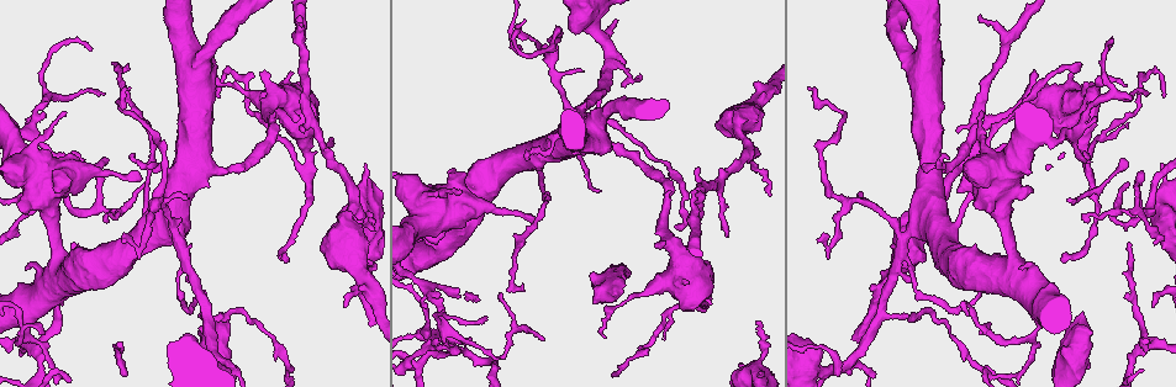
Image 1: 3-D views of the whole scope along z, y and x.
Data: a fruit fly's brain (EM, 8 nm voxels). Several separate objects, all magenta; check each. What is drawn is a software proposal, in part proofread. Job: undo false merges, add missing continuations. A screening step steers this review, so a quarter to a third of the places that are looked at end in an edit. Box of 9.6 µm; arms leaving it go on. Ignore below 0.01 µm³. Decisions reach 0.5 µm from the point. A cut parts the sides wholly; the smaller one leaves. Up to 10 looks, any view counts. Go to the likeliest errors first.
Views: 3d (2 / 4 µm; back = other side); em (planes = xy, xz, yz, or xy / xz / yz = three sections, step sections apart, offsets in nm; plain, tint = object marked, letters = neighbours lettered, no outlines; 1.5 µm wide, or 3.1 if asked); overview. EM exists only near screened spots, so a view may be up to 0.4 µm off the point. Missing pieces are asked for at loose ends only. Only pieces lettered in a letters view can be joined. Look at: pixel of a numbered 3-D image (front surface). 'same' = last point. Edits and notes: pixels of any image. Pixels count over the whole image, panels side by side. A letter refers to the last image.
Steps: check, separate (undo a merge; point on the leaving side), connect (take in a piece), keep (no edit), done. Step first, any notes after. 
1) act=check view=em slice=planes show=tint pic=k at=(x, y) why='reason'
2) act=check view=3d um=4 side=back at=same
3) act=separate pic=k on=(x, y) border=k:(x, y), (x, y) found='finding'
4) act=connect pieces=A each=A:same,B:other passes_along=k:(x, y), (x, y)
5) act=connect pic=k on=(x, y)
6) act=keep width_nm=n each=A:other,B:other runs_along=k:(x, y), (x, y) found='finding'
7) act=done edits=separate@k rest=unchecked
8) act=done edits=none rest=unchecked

act=check view=em slice=yz step=8 show=letters pic=1 at=(344, 304) why='an open end'

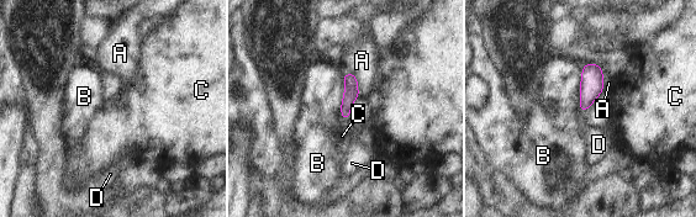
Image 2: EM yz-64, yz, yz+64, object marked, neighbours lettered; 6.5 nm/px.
act=check view=em slice=planes show=letters at=same

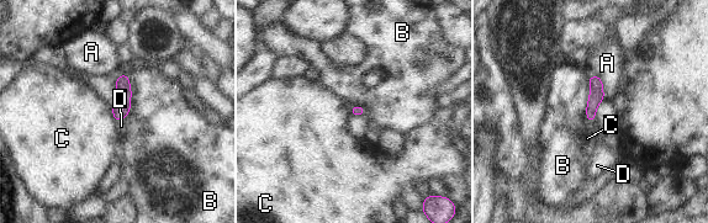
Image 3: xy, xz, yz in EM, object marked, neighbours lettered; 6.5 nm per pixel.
act=connect pic=3 on=(121, 126) each=A:other,B:other,C:other,D:same passes_along=3:(121, 107), (120, 121), (121, 126) found='the neuron continues'

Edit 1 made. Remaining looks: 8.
act=check view=em slice=planes show=letters pic=1 at=(727, 237) why='thin end'

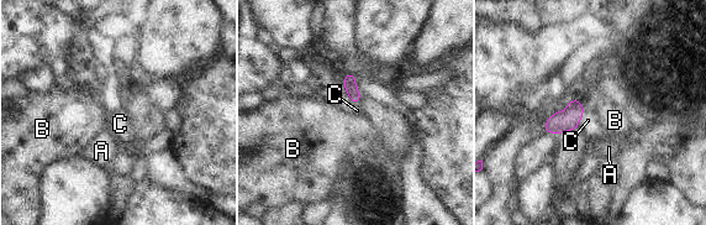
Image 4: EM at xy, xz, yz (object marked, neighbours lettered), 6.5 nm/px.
act=connect pic=4 on=(590, 125) each=A:other,B:other,C:same passes_along=4:(560, 121), (580, 118), (590, 125) found='it goes on there'

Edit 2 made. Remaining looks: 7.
act=check view=em slice=planes show=plain pic=1 at=(485, 318) why='an open end'

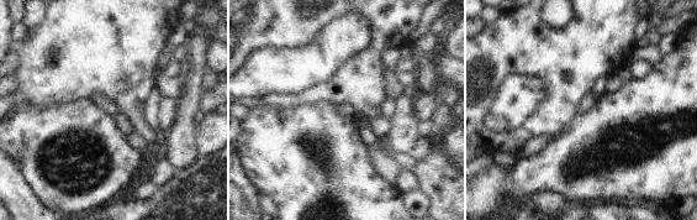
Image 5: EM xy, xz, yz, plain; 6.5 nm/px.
act=check view=em slice=planes show=letters at=same why='what lies round it'

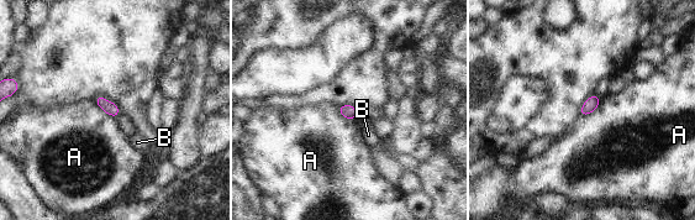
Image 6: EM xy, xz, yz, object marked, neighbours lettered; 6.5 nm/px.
act=keep each=A:other,B:other found='none of them fits'

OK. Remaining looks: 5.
act=check view=3d um=4 pic=1 at=(201, 61) why='calibre changes'

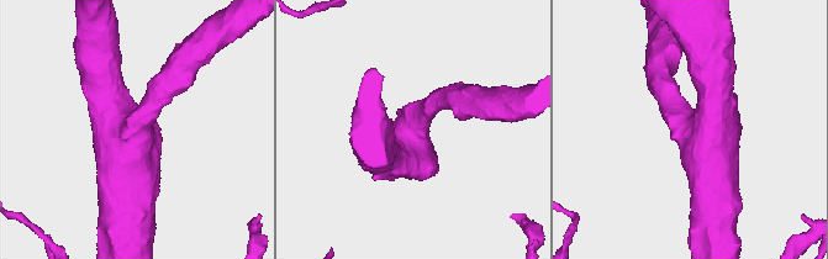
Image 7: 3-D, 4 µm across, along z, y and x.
act=check view=em slice=xz step=8 show=tint pic=7 at=(687, 128)

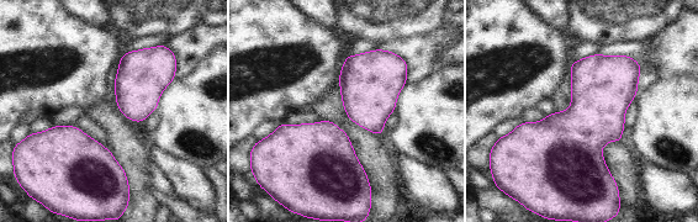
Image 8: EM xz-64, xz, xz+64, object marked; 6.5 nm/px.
act=check view=em slice=planes show=letters at=same why='cut it another way'

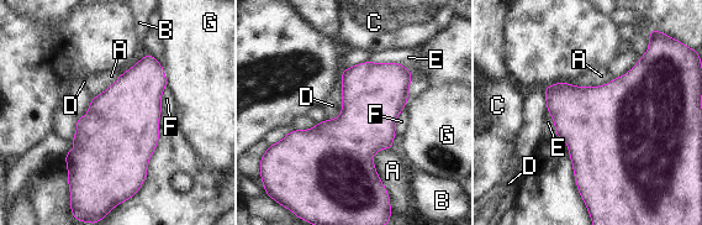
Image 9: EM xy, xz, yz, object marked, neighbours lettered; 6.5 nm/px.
act=keep each=A:other,B:other,C:other,D:other,E:other,F:other,G:other found='one neuron here'

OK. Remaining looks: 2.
act=done edits=connect@3,connect@4 rest=unchecked

